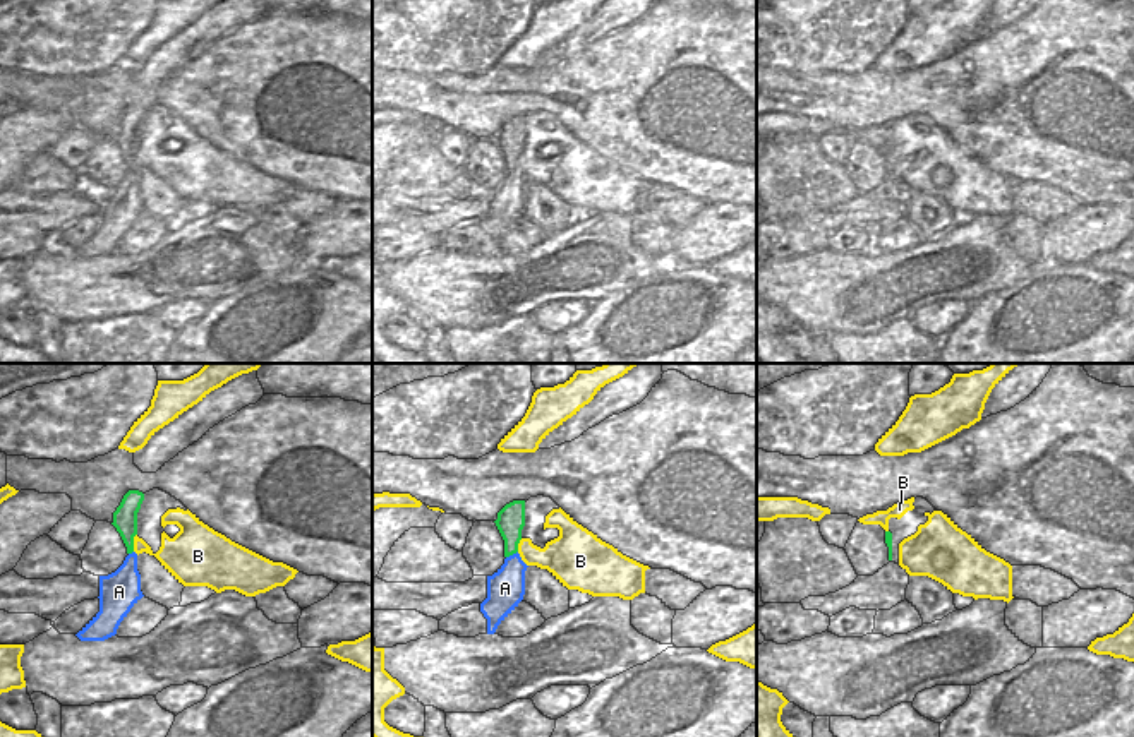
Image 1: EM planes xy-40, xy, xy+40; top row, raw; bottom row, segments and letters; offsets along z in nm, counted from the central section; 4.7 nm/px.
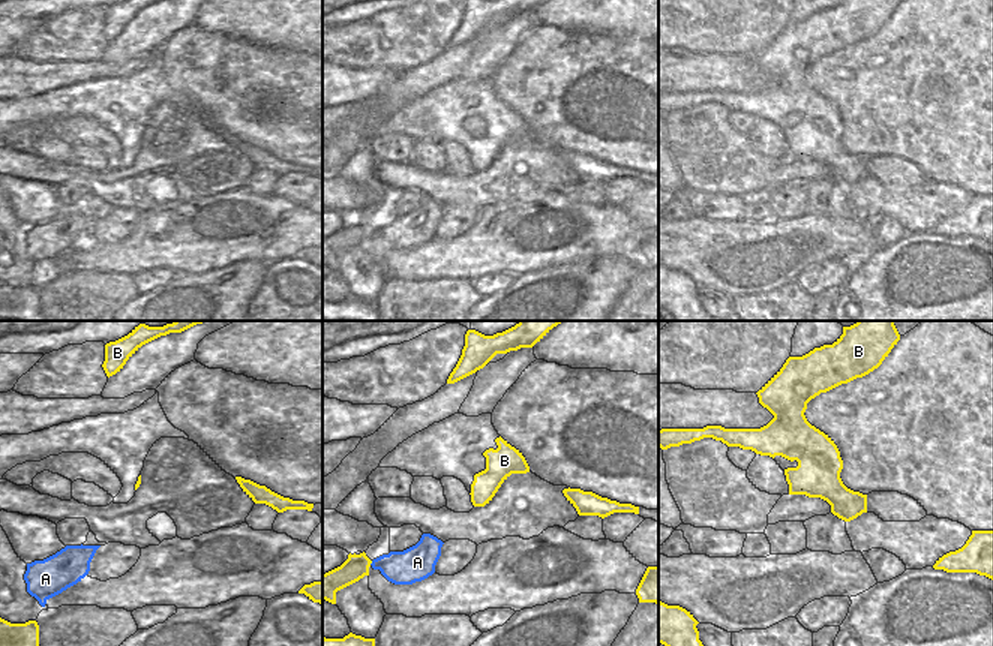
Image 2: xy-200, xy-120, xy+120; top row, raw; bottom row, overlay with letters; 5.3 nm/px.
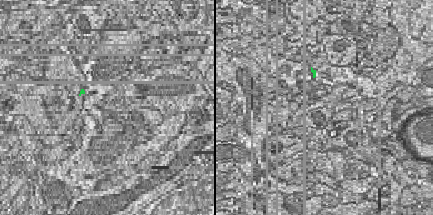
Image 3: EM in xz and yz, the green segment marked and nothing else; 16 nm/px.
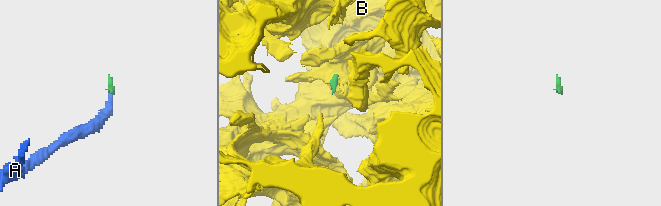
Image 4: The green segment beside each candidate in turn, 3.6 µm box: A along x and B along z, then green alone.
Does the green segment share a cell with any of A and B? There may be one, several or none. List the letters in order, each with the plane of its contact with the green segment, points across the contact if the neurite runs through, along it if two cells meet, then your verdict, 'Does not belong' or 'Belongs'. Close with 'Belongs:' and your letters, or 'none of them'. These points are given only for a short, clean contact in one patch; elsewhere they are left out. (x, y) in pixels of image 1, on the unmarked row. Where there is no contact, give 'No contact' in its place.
A: Touches green in xy. Path across: xy (510, 137), (512, 170), (512, 192), (505, 204). Belongs
B: Touches green in xy-40. Boundary: xy-40 (136, 149), (132, 167). Does not belong
Belongs: A.

